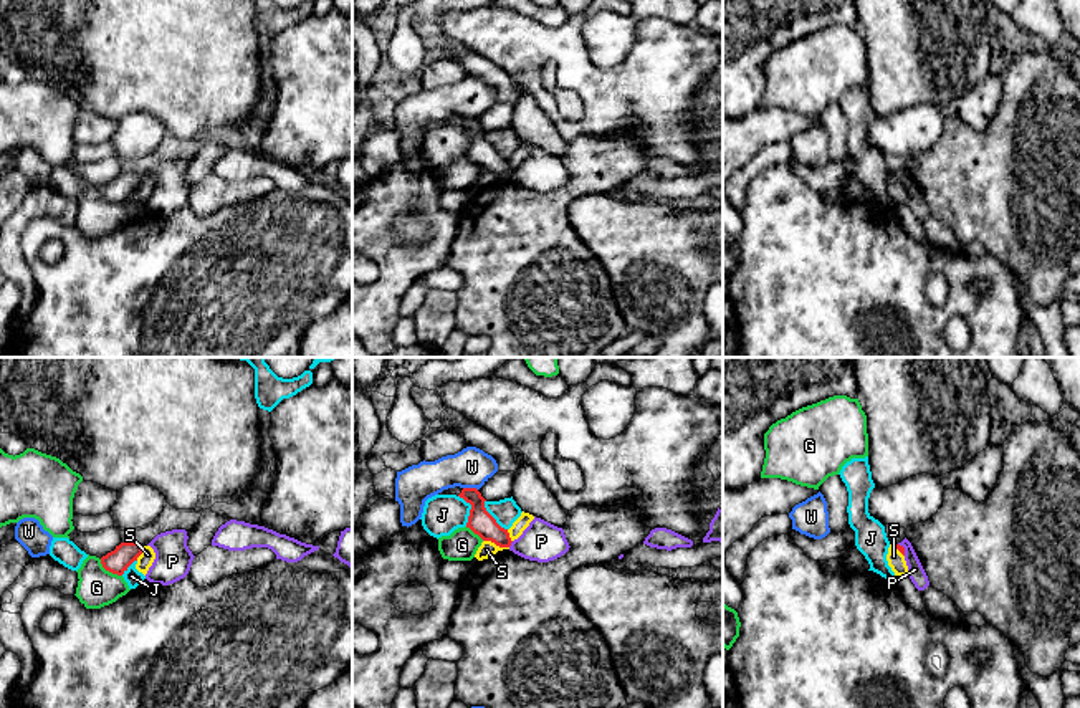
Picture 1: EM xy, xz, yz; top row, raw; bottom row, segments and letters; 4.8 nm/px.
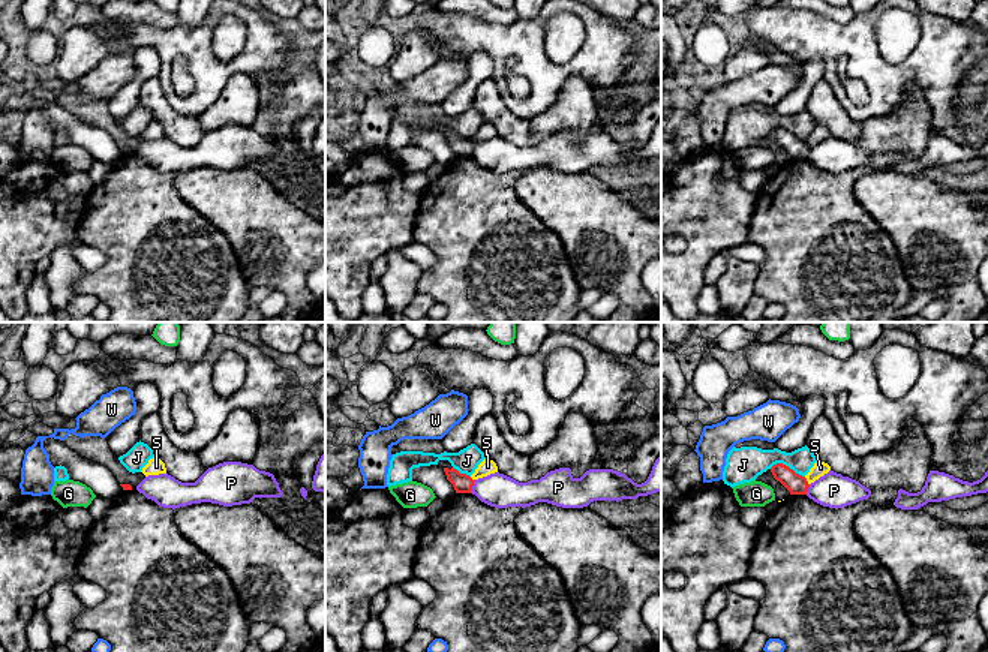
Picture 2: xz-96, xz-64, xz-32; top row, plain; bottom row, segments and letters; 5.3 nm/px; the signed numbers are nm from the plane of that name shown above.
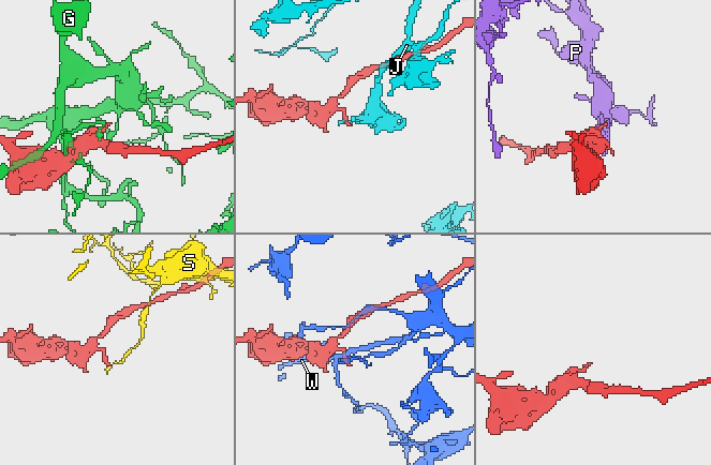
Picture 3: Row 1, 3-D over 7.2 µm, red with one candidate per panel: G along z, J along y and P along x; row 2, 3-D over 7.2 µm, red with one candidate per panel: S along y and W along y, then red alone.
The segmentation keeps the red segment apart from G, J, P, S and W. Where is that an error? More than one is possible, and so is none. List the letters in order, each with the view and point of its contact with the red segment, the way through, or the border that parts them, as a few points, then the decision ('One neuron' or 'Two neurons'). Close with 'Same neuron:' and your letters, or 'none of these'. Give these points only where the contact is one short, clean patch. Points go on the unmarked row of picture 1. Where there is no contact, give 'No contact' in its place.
G: Touches red at xy (109, 200). Two neurons
J: Touches red at xz (470, 139). Boundary: xz (458, 124), (470, 134), (467, 154). Two neurons
P: Touches red at xz (510, 174). Boundary: xz (513, 171), (508, 176). Two neurons
S: Touches red at xz (496, 174). Boundary: xz (483, 169), (508, 177). Two neurons
W: Touches red at xz (470, 118). Two neurons
Same neuron: none of these

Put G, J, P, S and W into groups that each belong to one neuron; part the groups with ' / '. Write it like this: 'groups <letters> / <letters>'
groups G / J / P / S / W

